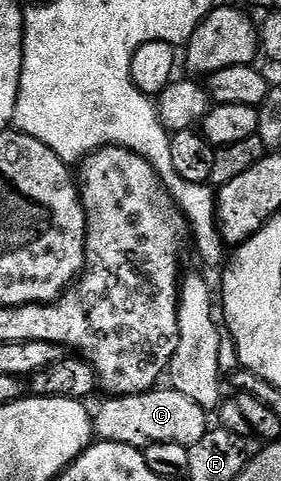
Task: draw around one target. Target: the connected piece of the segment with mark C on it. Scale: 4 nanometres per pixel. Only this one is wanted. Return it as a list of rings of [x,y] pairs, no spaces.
[[[174,389],[163,390],[146,391],[143,395],[121,395],[108,398],[106,400],[108,403],[100,409],[99,415],[97,411],[93,419],[98,438],[109,443],[120,443],[140,449],[146,448],[148,443],[176,443],[191,448],[194,443],[201,441],[201,437],[205,437],[205,433],[209,430],[208,412],[204,411],[201,405],[197,405],[197,401],[189,401],[185,393]]]

